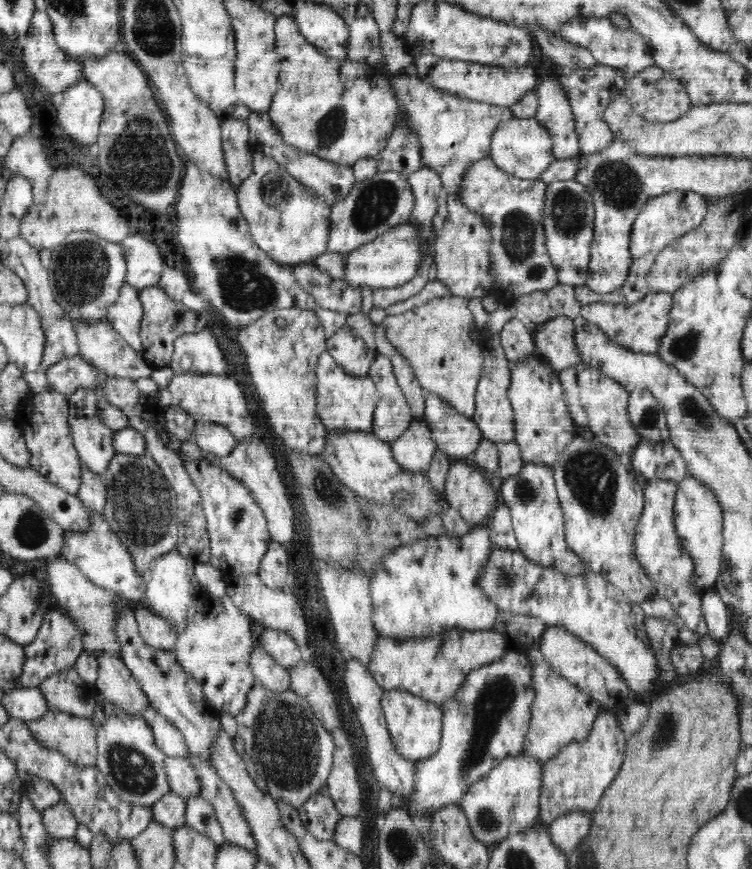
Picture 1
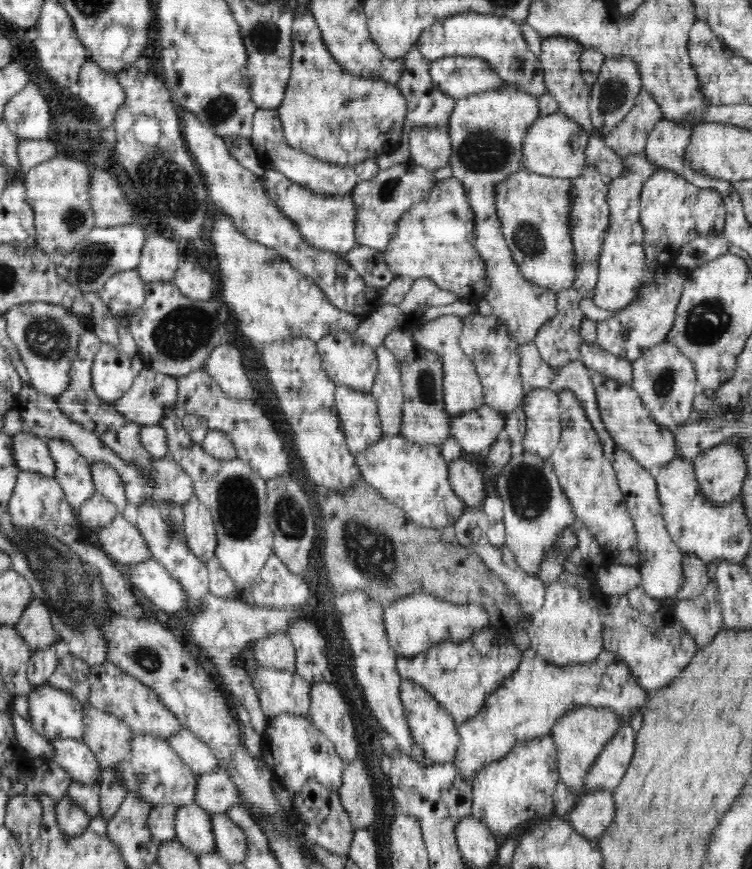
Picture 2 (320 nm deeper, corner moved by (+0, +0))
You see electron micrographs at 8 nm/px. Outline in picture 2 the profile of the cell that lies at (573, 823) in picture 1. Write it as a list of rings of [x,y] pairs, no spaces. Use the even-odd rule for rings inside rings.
[[[609,791],[584,792],[578,796],[575,808],[566,815],[576,833],[597,840],[610,826],[616,814],[613,793]]]

